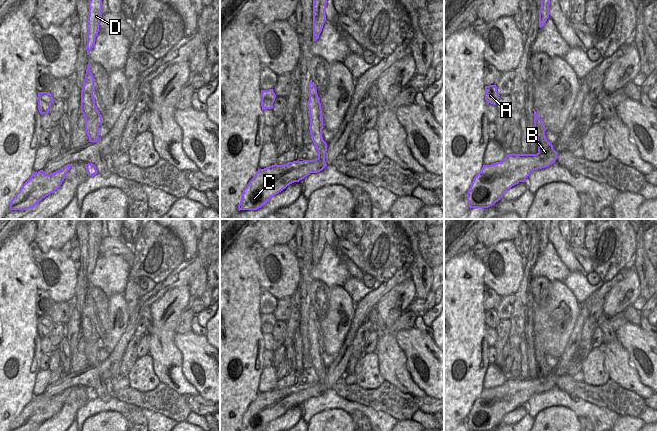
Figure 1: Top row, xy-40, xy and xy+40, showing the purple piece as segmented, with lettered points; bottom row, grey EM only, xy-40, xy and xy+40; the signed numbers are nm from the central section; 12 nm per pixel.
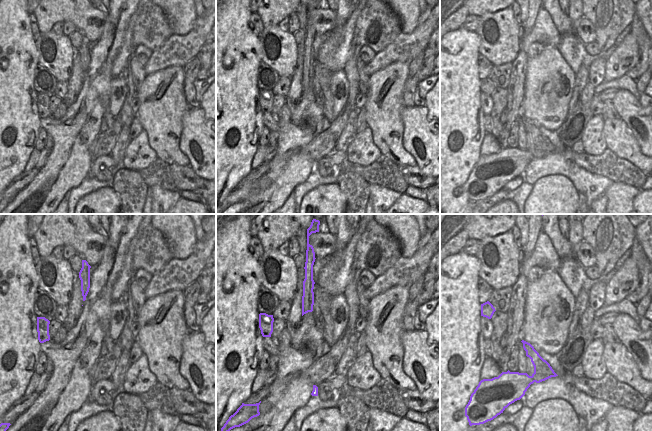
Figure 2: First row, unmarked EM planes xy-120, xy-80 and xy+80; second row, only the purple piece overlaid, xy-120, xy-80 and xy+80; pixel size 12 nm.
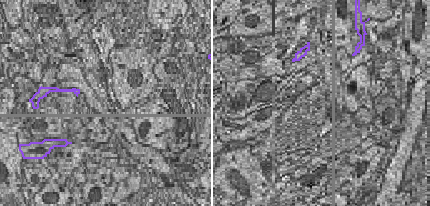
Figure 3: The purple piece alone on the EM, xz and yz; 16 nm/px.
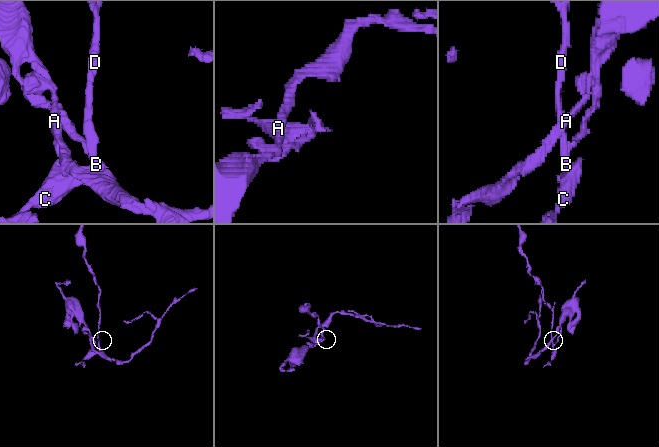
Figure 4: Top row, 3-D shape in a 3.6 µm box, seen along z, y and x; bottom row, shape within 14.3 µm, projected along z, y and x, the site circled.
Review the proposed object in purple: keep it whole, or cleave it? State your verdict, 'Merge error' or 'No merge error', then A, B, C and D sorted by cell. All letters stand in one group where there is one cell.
Merge error. Groups: A B D / C

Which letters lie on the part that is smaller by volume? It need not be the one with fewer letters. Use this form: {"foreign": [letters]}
{"foreign": ["C"]}

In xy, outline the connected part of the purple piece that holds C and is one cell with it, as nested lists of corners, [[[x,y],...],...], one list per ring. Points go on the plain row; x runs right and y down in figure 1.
[[[303,384],[258,393],[256,399],[243,414],[238,431],[262,431],[271,421],[310,397],[318,397],[325,391],[323,386]]]

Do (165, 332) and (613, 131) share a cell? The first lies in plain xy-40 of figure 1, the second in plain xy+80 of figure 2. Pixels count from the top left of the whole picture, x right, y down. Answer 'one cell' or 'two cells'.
one cell

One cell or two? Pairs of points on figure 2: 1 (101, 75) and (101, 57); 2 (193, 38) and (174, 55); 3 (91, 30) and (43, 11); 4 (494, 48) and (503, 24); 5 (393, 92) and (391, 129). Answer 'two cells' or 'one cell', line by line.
1: one cell
2: one cell
3: one cell
4: one cell
5: one cell

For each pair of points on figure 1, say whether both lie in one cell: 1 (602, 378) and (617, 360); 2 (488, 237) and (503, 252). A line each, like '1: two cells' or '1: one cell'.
1: two cells
2: two cells

